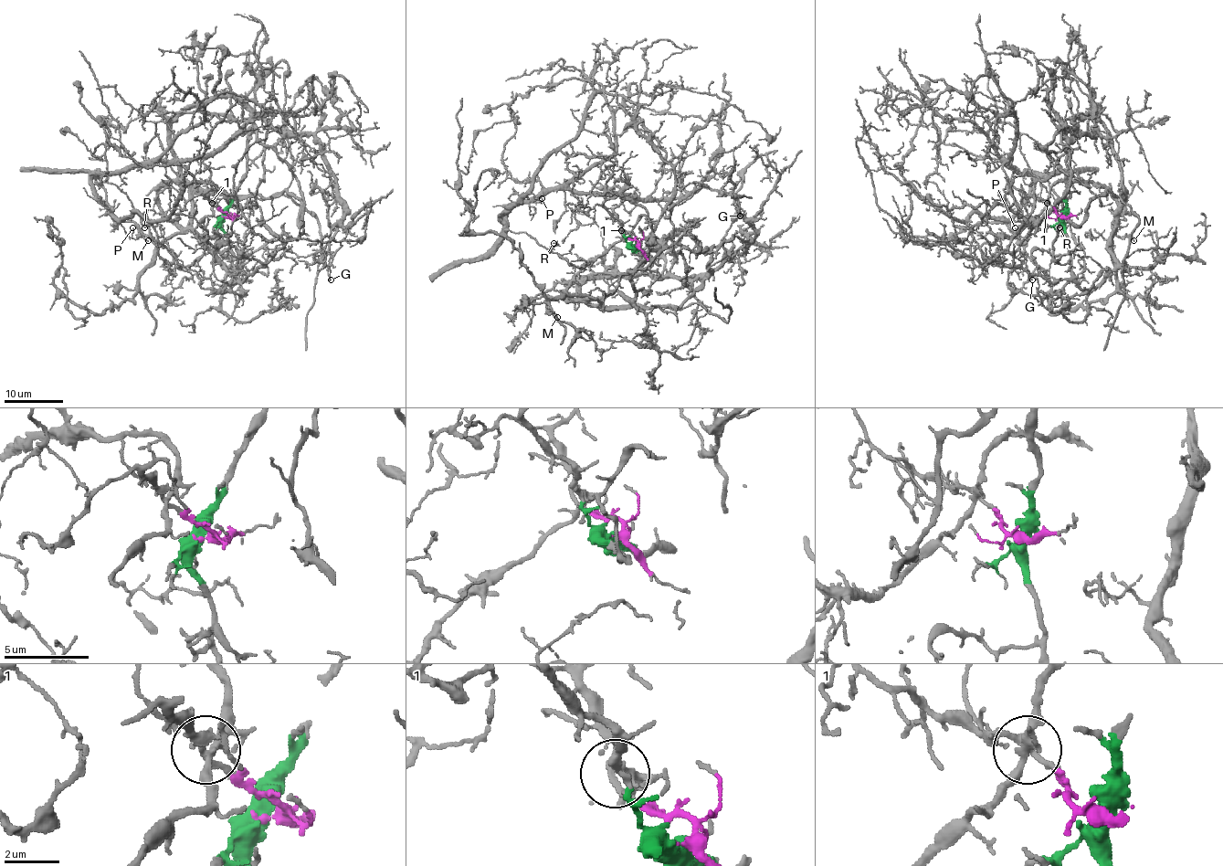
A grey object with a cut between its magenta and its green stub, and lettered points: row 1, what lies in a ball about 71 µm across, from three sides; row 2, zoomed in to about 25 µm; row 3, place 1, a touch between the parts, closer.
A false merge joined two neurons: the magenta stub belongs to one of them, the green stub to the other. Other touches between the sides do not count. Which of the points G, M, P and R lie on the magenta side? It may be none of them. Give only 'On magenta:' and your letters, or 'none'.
On magenta: P, R

